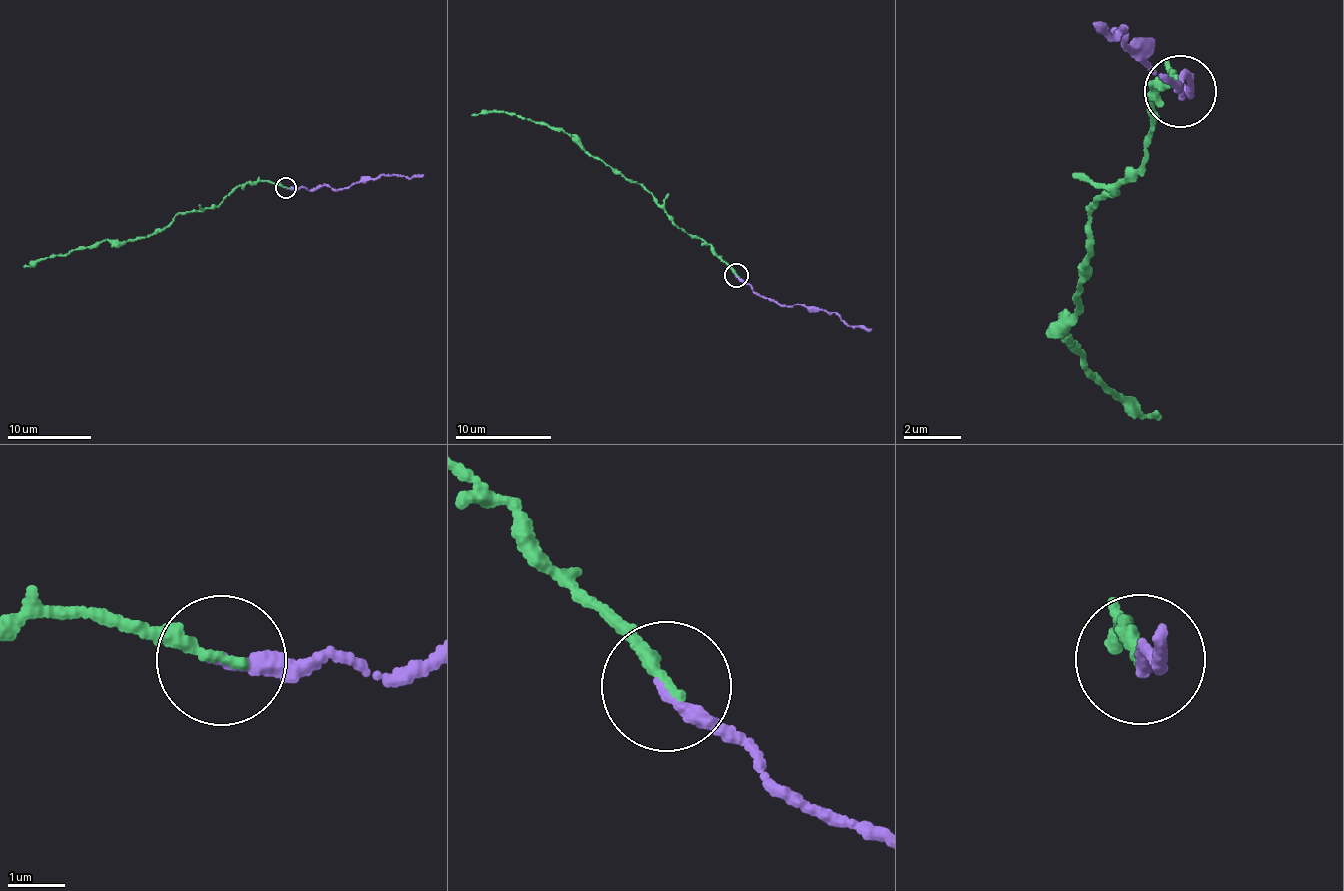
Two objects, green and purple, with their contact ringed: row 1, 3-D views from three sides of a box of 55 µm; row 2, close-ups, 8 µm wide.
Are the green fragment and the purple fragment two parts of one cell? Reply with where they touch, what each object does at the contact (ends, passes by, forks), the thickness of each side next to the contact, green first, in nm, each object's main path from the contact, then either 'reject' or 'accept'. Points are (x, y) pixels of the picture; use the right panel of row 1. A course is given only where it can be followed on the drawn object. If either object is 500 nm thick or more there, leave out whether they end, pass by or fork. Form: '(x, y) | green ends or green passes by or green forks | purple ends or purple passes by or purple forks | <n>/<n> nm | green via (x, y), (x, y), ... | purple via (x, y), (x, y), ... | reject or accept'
(1180, 91) | green ends | purple ends | 200/260 nm | green via (1180, 93), (1178, 74), (1153, 79), (1139, 171), (1094, 200), (1061, 332), (1103, 386), (1146, 418), (1157, 412) | purple via (1180, 93), (1187, 94), (1188, 78), (1180, 89), (1111, 29), (1122, 32), (1090, 21) | accept

